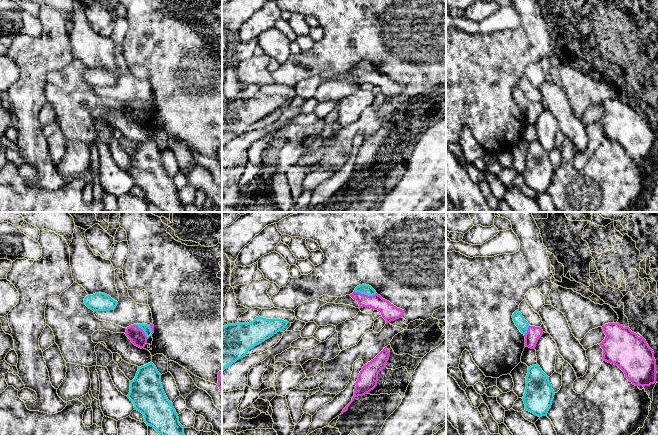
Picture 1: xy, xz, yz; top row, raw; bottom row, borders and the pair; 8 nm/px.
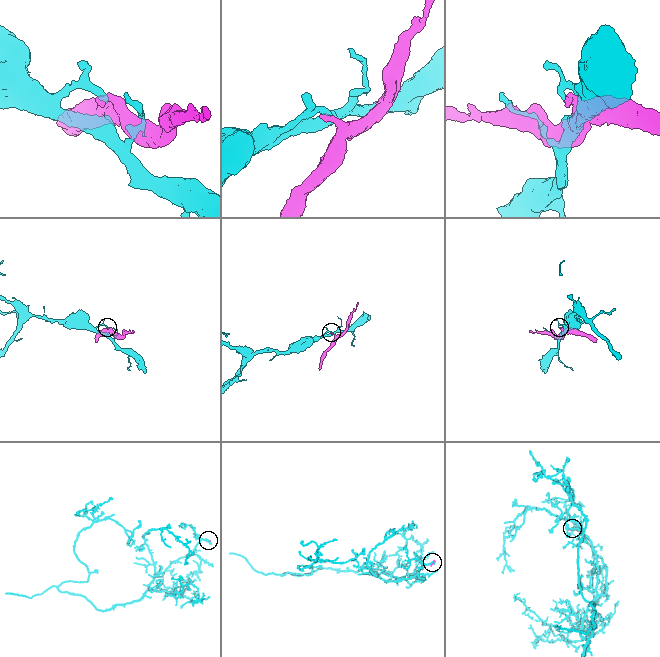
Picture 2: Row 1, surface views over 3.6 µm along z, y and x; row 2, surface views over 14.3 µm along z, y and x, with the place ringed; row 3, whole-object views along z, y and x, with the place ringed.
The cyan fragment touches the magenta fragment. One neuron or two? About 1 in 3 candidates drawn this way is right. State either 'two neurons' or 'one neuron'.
two neurons

